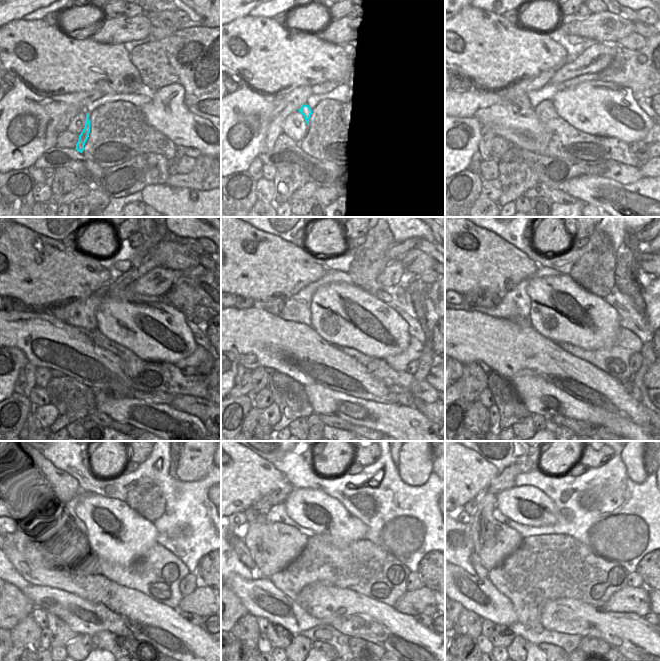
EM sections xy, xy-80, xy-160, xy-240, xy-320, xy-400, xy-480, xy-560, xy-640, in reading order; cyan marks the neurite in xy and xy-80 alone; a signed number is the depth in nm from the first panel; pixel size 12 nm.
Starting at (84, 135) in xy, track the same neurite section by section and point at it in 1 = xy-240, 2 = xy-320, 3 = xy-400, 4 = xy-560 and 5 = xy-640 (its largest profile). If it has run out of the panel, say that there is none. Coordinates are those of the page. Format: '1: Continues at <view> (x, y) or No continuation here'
1: Continues at xy-240 (59, 313)
2: Continues at xy-320 (274, 305)
3: Continues at xy-400 (491, 300)
4: Continues at xy-560 (251, 515)
5: Continues at xy-640 (470, 507)

